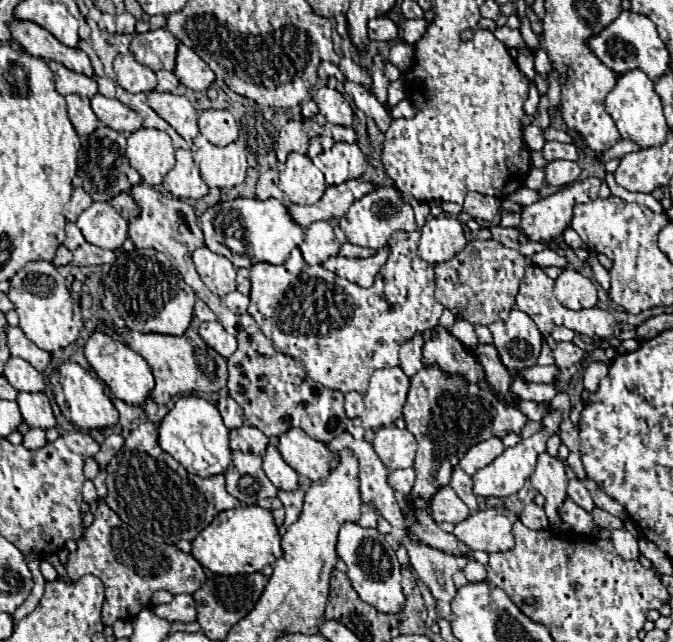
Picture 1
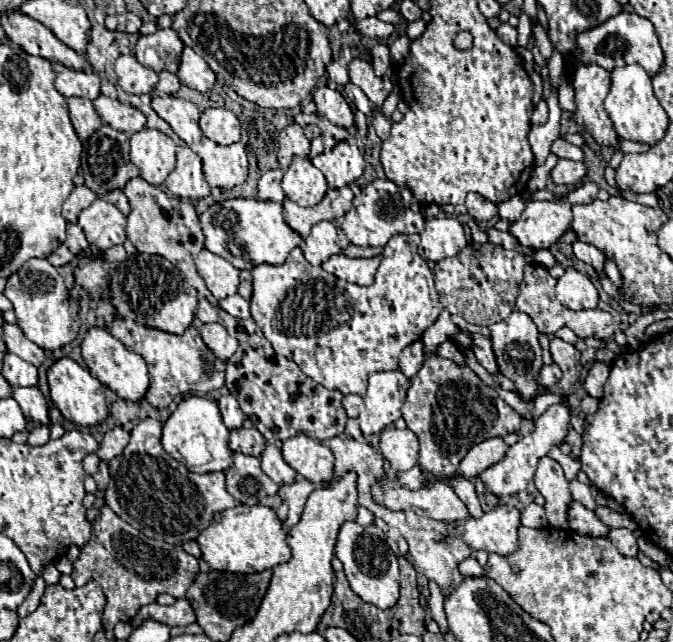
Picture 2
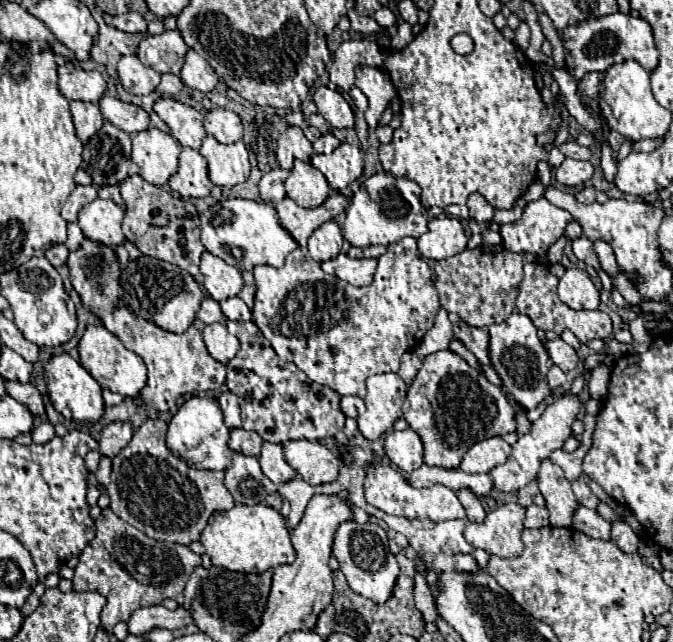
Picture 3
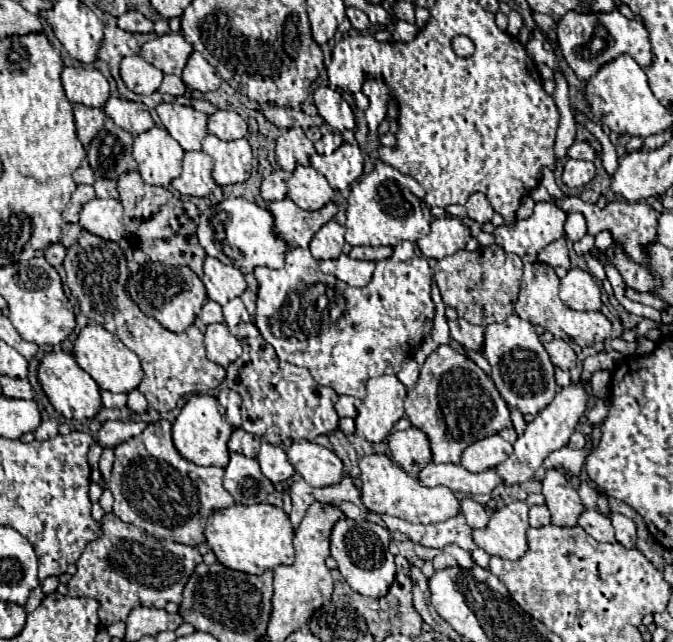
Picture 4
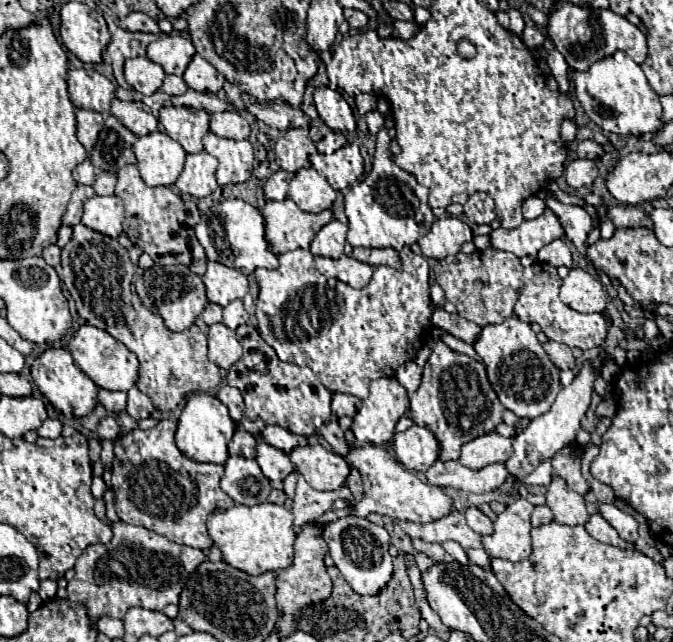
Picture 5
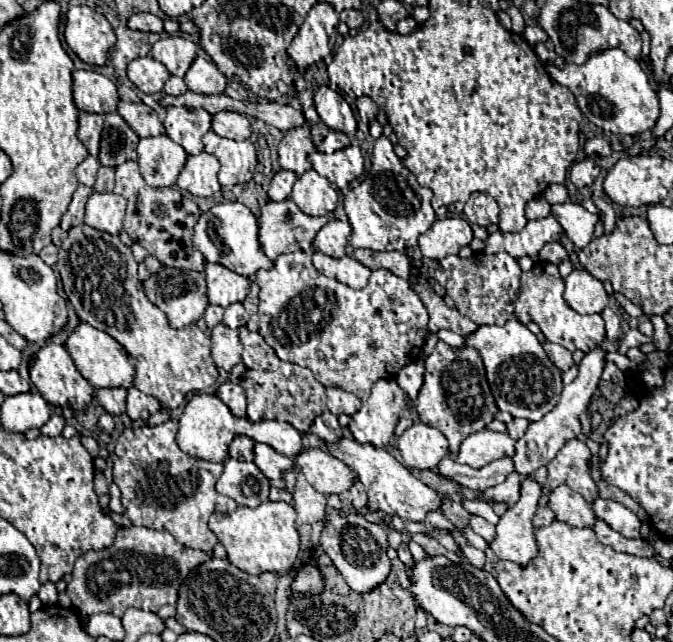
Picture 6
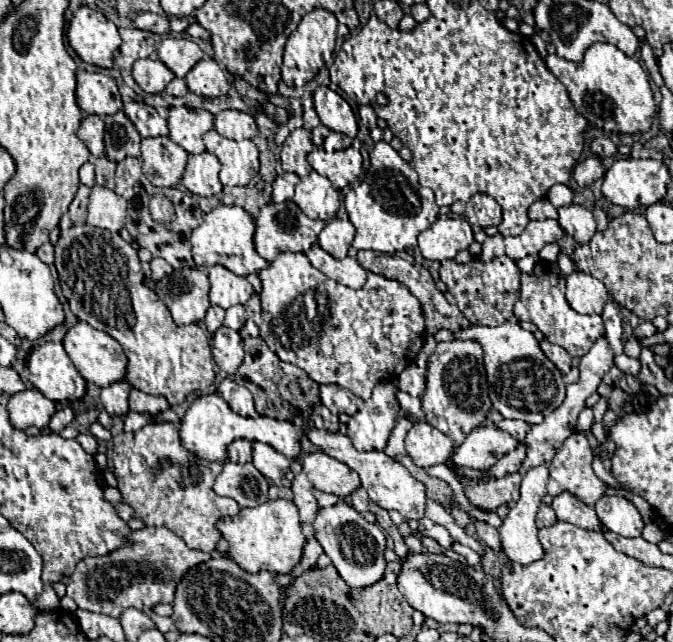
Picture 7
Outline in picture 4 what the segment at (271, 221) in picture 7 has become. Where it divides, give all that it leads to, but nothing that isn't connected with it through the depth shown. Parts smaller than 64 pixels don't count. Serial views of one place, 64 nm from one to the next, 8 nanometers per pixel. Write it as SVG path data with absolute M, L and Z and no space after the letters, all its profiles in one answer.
M284 198L280 202L272 202L268 210L274 216L276 234L282 240L286 240L292 248L308 248L312 236L336 216L338 206L336 202L328 202L320 210L302 210L290 198Z

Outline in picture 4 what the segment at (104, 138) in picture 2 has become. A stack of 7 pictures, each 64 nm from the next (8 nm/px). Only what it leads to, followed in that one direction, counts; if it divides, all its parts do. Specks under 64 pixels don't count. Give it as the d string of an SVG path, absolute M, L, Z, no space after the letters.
M106 118L104 128L94 136L86 150L86 158L96 178L116 180L120 174L136 170L138 164L132 158L132 142L134 138L126 130Z

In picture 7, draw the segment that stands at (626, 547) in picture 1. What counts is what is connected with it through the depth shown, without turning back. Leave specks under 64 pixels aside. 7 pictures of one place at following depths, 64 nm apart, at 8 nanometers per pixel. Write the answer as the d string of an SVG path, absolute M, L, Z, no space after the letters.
M602 496L594 504L594 510L596 510L600 522L608 530L612 530L620 536L626 536L626 538L634 538L634 536L642 534L644 522L632 502L620 498L620 496Z

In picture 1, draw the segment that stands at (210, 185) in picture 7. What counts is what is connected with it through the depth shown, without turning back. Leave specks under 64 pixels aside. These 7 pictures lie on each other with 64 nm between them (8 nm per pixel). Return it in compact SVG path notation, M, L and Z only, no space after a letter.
M176 150L176 166L166 174L162 186L172 196L184 200L198 200L208 194L208 186L200 178L190 150Z

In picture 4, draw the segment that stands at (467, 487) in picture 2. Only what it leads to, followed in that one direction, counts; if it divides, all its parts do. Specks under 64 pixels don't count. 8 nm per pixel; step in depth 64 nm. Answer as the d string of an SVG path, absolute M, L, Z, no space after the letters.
M462 498L460 504L462 504L462 514L472 528L484 528L488 524L488 512L482 504L470 498Z

